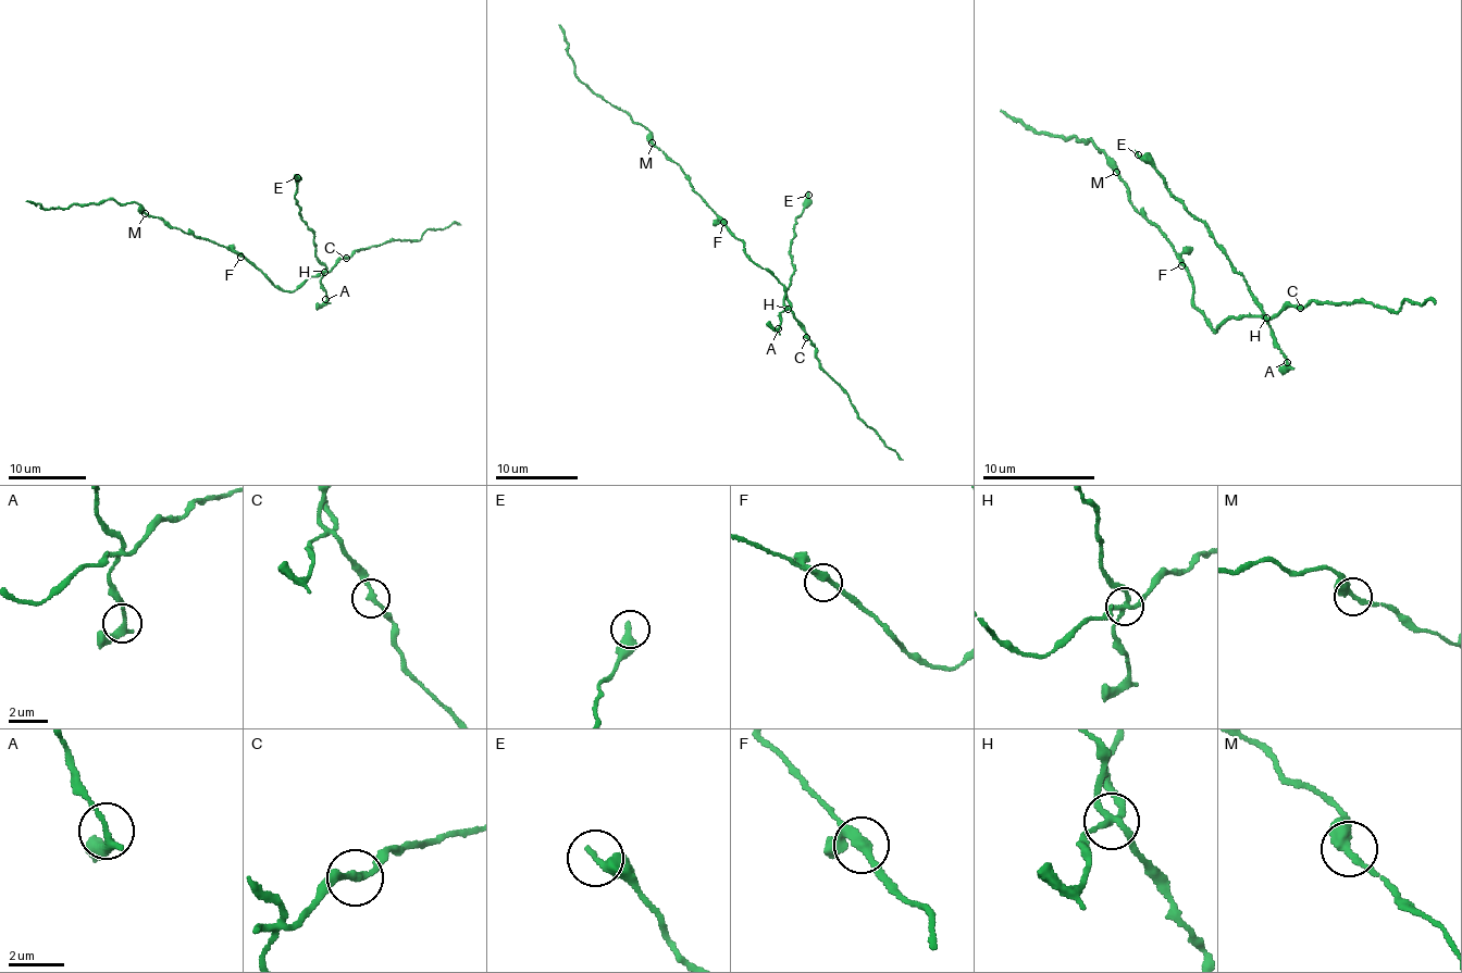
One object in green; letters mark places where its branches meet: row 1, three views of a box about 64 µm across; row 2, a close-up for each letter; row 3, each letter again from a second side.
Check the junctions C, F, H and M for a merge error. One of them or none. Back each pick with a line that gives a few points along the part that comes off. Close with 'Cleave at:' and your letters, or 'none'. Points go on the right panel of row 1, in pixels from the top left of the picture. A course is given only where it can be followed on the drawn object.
Cleave at: none

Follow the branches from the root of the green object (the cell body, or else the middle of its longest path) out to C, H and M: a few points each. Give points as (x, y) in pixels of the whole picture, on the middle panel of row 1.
C: (733, 234), (742, 240), (751, 259), (783, 287), (783, 303), (794, 320), (804, 326), (806, 337)
H: (733, 234), (742, 240), (751, 259), (777, 278), (785, 292), (783, 306), (788, 309)
M: (733, 234), (703, 202), (678, 164), (670, 162), (652, 142)

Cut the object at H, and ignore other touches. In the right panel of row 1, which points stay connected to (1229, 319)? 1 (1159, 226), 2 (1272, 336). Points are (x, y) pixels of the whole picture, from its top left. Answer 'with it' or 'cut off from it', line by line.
1: with it
2: cut off from it

